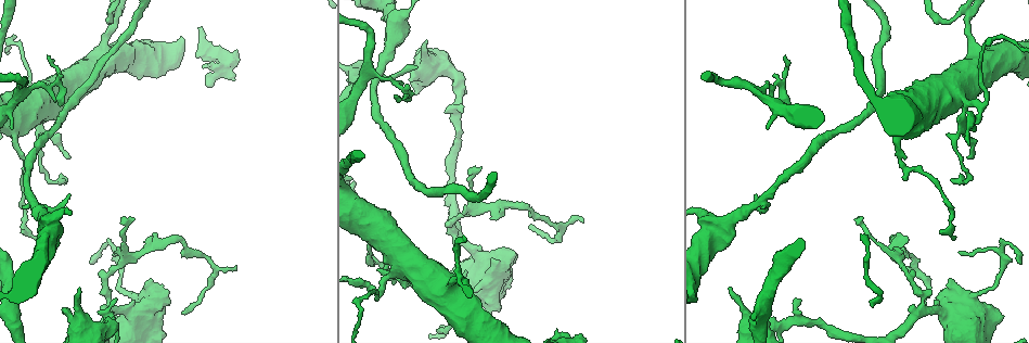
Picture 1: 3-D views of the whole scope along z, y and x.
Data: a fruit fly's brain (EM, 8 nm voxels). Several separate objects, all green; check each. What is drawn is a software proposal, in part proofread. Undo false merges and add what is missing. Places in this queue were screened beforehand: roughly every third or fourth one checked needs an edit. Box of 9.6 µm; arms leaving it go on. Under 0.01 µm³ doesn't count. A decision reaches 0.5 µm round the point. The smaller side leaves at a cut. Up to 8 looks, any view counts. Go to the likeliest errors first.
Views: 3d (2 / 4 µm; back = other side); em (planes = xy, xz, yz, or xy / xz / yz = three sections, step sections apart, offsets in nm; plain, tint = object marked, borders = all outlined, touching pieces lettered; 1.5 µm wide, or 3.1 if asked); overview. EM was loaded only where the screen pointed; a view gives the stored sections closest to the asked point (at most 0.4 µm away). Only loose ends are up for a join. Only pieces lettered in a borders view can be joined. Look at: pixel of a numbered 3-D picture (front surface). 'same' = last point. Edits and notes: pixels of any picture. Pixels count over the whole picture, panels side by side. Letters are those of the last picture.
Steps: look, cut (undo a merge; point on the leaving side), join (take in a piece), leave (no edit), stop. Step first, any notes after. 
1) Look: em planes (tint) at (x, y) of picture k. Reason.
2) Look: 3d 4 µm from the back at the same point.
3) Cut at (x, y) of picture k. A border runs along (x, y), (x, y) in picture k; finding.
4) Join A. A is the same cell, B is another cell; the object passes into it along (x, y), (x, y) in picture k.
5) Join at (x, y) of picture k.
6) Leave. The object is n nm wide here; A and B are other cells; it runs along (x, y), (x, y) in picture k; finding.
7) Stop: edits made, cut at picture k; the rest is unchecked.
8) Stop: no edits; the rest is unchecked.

Look: em planes (borders) at (982, 106) of picture 1. Four-way junction.

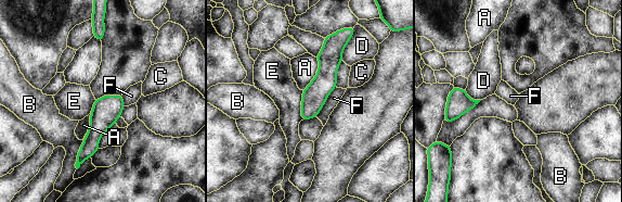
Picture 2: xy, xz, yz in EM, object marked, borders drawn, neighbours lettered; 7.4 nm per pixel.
Leave. A, B, C, D, E and F are other cells; it runs along (333, 40), (325, 81), (305, 116) in picture 2; one neuron here.

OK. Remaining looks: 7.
Look: em planes (borders) at (235, 270) of picture 1. Thin end.

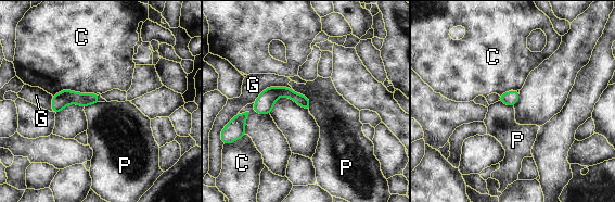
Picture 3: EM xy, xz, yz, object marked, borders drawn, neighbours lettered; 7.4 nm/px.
Leave. The object is 90 nm wide here; C, G and P are other cells; no lettered piece goes on from it.

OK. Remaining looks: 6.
Look: em planes (borders) at (500, 311) of picture 1. Thick end.

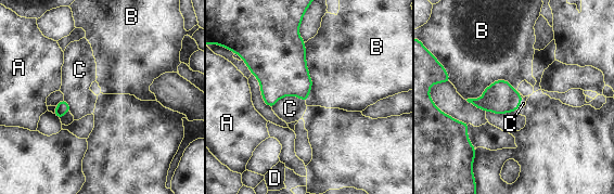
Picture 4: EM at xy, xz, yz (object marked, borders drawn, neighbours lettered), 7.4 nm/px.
Leave. A, B, C and D are other cells; a border runs along (522, 95), (497, 79), (467, 100) in picture 4; none of them fits.

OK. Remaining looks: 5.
Stop: no edits; the rest is unchecked.

